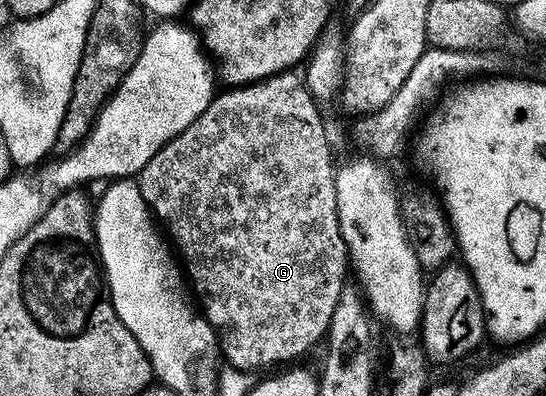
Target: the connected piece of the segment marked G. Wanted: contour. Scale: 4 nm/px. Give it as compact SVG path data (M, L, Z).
M294 71L280 72L278 76L271 76L267 80L231 86L223 90L227 92L220 91L211 101L211 105L192 124L185 126L181 134L177 134L168 144L161 146L161 150L157 150L157 154L153 154L153 158L149 158L149 162L145 162L145 166L137 174L137 183L147 207L151 209L156 221L162 224L163 220L162 227L165 232L167 227L166 235L177 252L179 247L178 255L181 257L186 279L197 300L199 295L198 303L201 305L203 315L206 316L212 328L225 337L226 347L228 344L232 348L230 363L243 370L267 368L278 360L291 360L294 356L299 356L313 347L319 339L320 343L328 335L330 320L333 318L338 298L341 296L343 286L349 280L347 278L349 257L337 218L337 186L335 185L337 168L334 163L331 165L333 146L327 141L327 124L319 113L320 105L311 95L304 77L295 75Z

